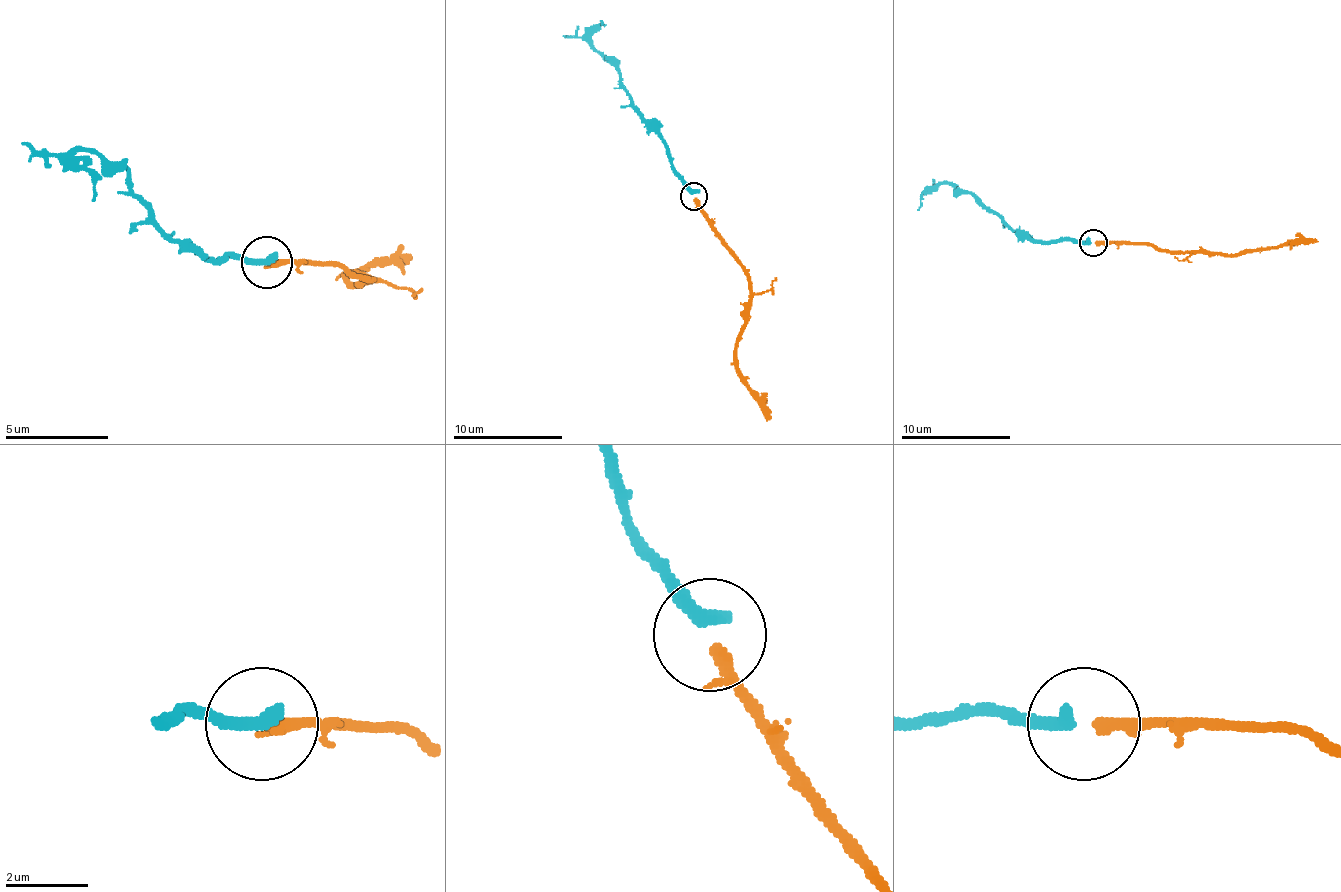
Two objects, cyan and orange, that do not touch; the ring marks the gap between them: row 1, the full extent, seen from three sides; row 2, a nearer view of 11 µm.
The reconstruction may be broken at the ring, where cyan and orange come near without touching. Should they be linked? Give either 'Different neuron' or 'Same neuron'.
Same neuron

